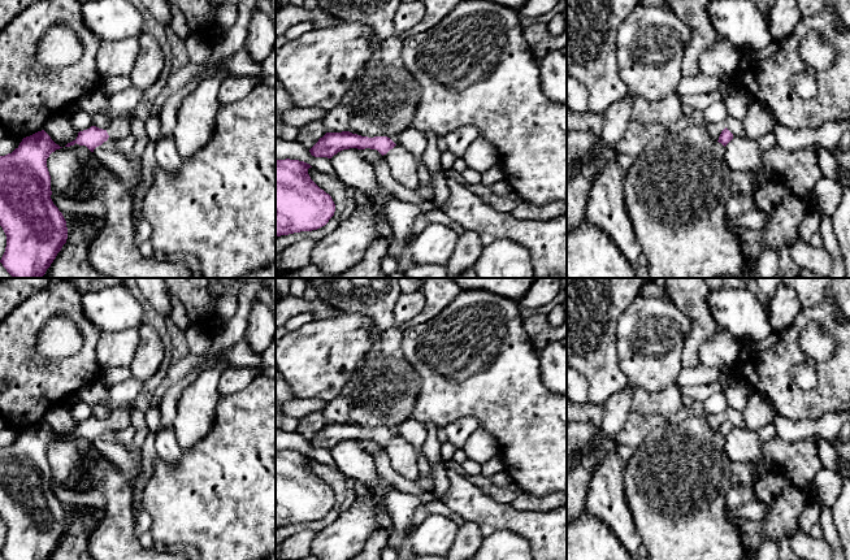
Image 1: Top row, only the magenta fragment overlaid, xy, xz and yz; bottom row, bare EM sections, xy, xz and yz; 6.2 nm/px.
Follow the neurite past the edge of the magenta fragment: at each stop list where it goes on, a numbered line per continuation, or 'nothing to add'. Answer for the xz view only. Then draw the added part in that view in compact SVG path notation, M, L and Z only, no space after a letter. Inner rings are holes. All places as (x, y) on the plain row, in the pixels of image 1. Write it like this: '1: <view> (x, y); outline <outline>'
nothing to add

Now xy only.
1: xy (120, 419); outline M114 409L107 420L107 424L110 429L125 429L130 426L130 412L127 409Z

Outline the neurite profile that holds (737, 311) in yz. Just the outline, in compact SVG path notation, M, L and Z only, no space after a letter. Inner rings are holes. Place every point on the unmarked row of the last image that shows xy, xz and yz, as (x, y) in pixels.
M745 287L711 290L708 308L715 322L740 339L760 343L773 333L768 307Z

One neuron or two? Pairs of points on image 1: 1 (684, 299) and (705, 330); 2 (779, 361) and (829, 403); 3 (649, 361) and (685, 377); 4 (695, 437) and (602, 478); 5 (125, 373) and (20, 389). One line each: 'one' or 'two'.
1: one
2: one
3: two
4: two
5: two

